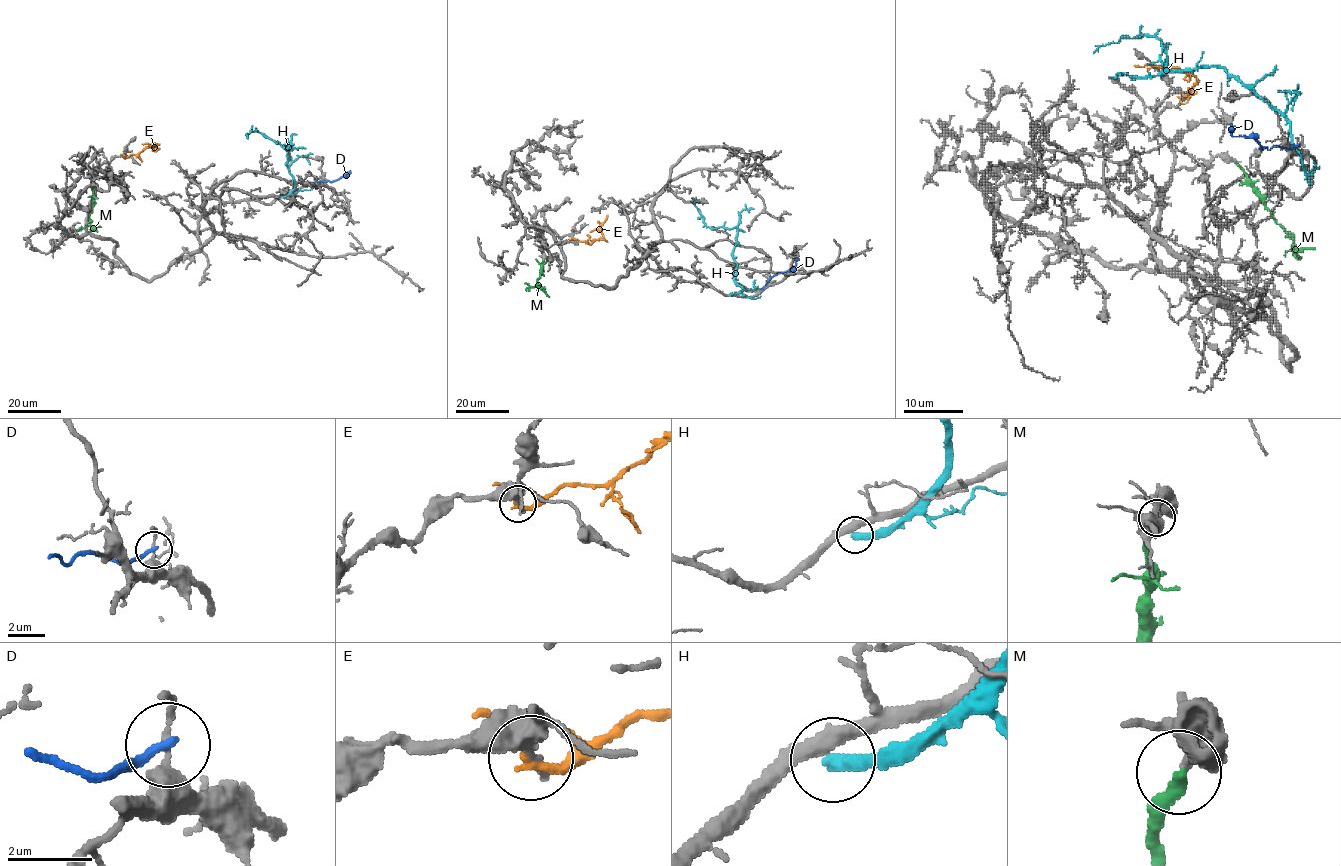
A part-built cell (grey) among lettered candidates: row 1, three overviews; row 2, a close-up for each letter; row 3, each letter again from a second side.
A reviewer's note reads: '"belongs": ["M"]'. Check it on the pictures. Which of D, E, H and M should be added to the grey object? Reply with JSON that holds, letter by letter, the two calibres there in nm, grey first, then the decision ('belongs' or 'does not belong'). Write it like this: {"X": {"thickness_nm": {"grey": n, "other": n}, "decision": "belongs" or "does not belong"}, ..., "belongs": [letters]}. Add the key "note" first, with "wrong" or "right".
{"note": "right", "D": {"thickness_nm": {"grey": 260, "other": 220}, "decision": "does not belong"}, "E": {"thickness_nm": {"grey": 200, "other": 240}, "decision": "does not belong"}, "H": {"thickness_nm": {"grey": 360, "other": 320}, "decision": "does not belong"}, "M": {"thickness_nm": {"grey": 240, "other": 280}, "decision": "belongs"}, "belongs": ["M"]}

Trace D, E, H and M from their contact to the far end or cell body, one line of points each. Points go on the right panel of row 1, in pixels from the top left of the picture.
D: (1297, 145), (1288, 150), (1261, 148), (1254, 138), (1233, 136), (1230, 124)
E: (1184, 95), (1197, 81), (1190, 72), (1178, 68), (1134, 65)
H: (1312, 182), (1292, 142), (1291, 124), (1223, 68), (1160, 74), (1162, 43), (1148, 35), (1099, 46), (1094, 53)
M: (1236, 163), (1246, 182), (1292, 243), (1292, 250), (1286, 250), (1285, 256)

